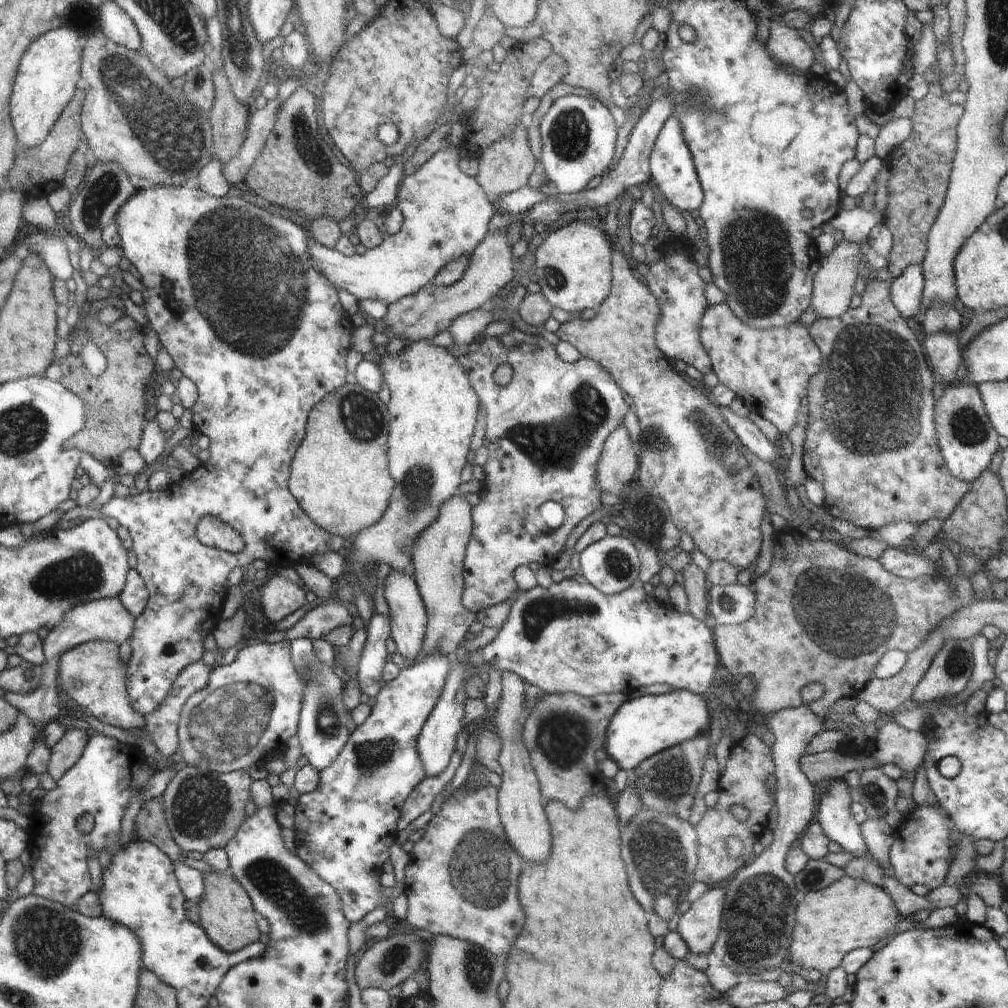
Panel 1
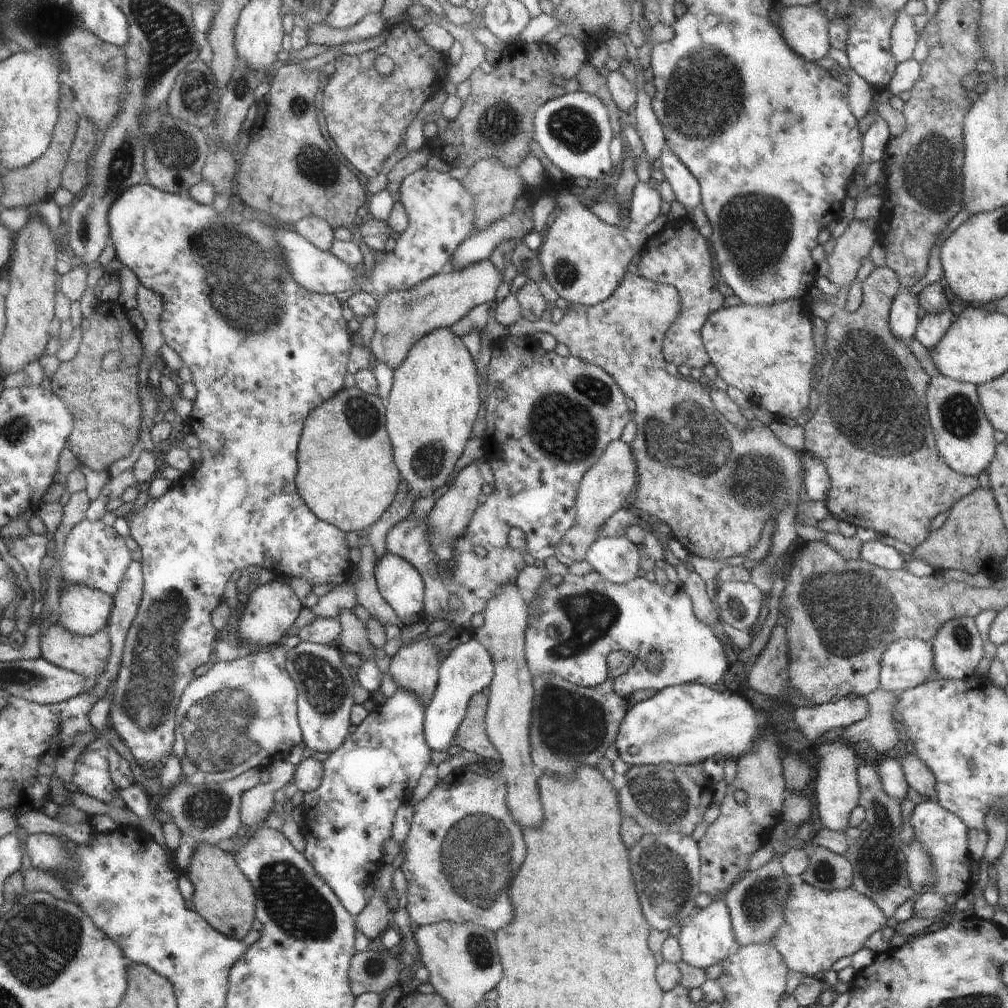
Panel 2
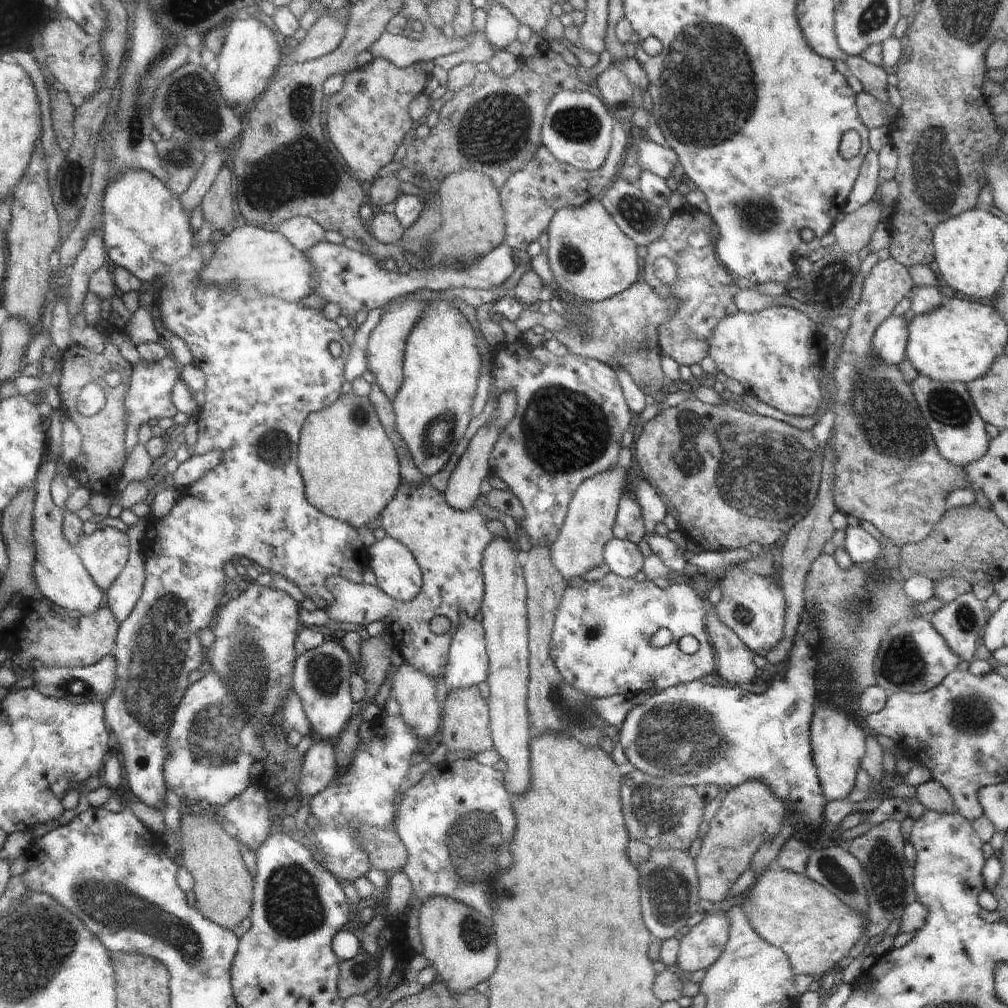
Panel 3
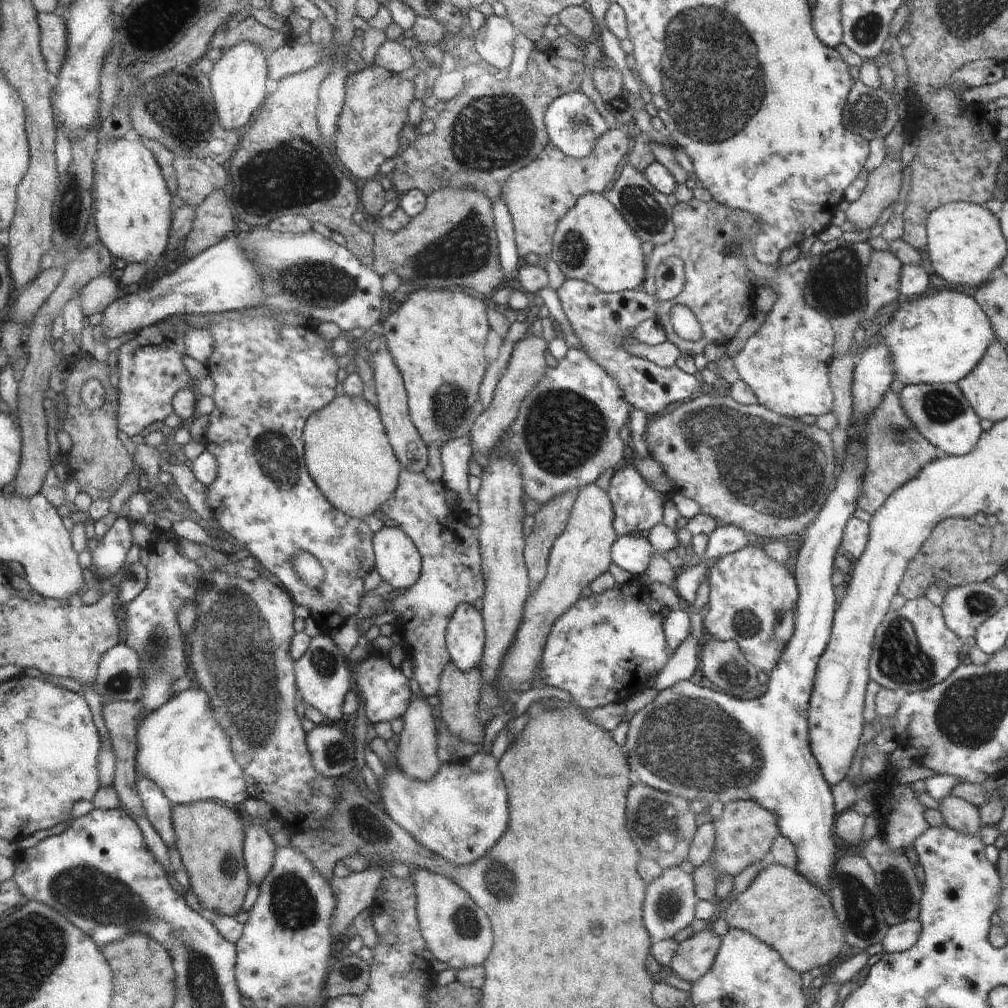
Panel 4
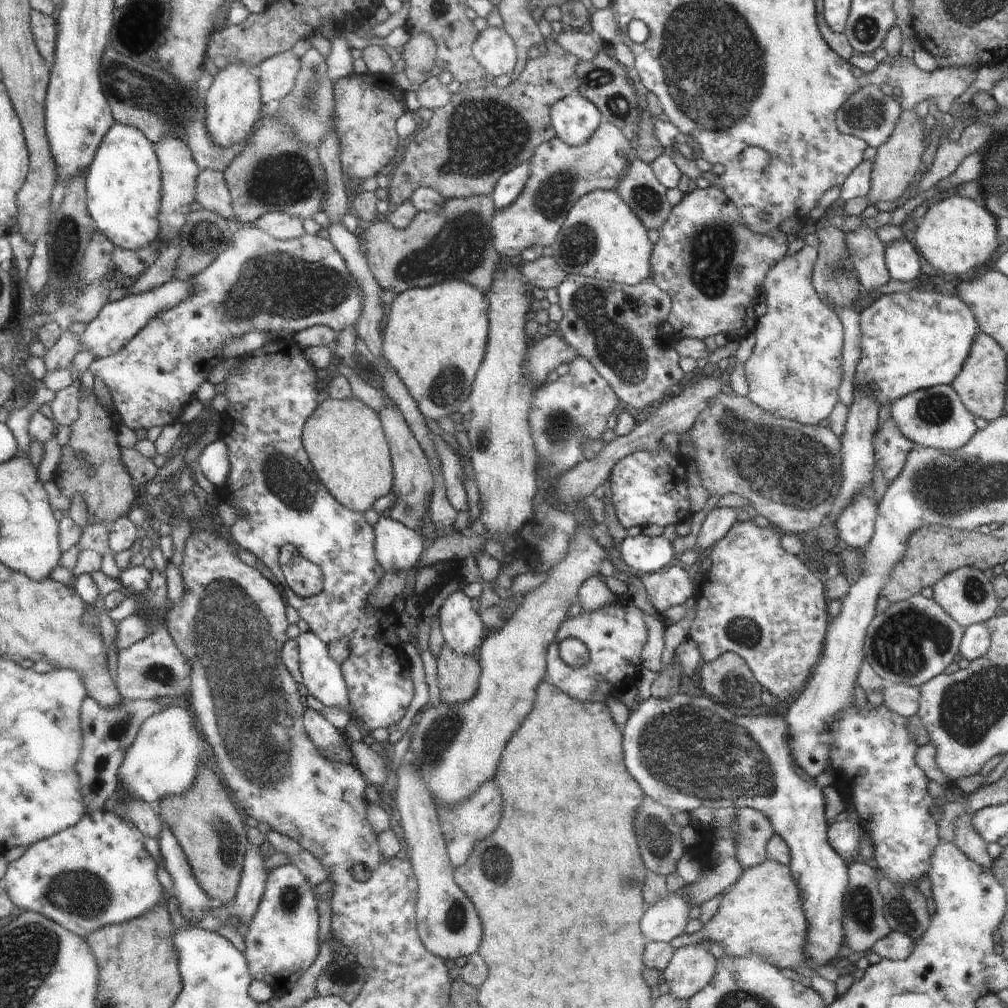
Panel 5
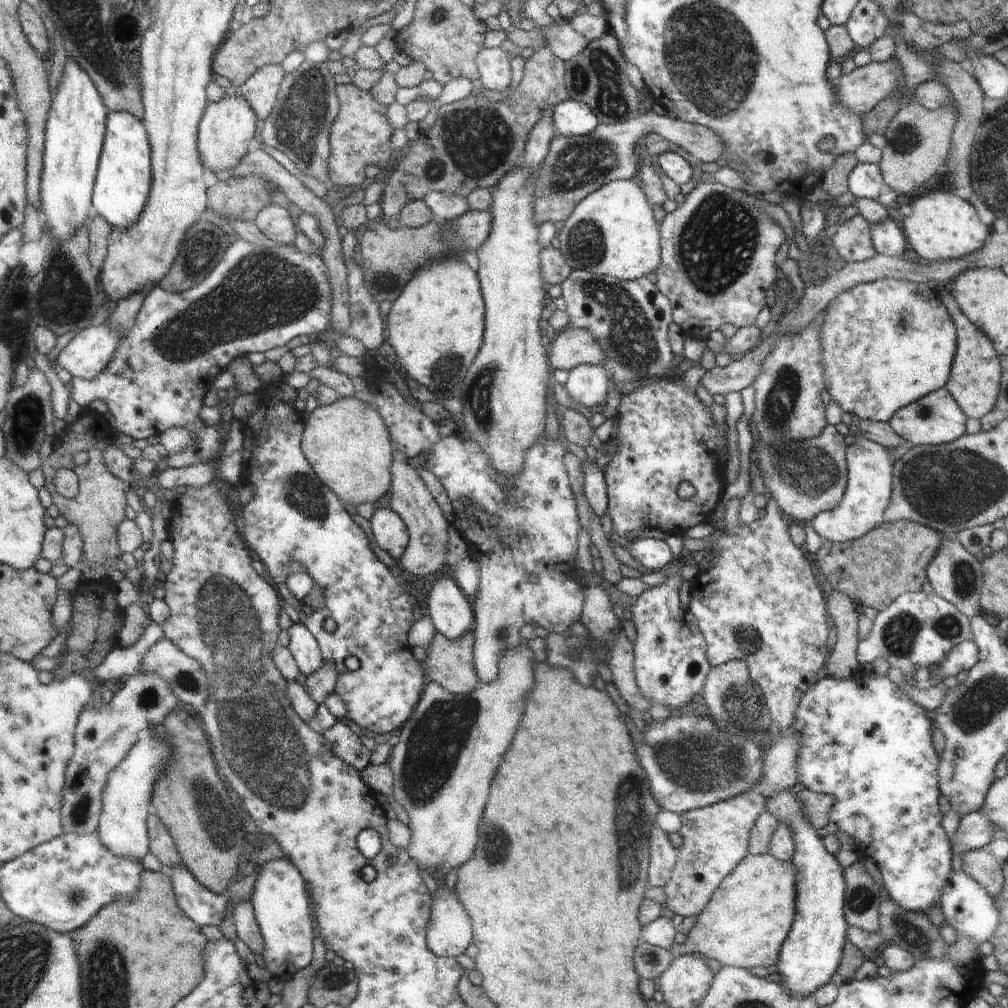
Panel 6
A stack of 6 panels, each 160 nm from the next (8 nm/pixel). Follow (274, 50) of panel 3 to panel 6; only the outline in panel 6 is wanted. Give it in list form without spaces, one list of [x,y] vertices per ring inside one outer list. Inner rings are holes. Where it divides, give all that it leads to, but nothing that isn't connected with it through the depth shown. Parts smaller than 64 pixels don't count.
[[[238,89],[228,90],[223,100],[211,102],[202,117],[197,145],[200,147],[201,159],[206,171],[225,176],[228,169],[236,167],[248,152],[248,144],[256,134],[256,117],[249,103],[240,97]]]

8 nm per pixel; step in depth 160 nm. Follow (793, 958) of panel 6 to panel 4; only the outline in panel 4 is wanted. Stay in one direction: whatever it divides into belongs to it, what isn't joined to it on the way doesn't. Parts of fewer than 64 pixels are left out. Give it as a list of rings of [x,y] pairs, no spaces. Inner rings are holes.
[[[879,340],[868,344],[860,357],[855,359],[853,379],[851,382],[853,396],[853,415],[847,428],[849,441],[843,456],[842,472],[838,474],[837,488],[830,494],[812,525],[803,535],[804,541],[798,556],[792,561],[796,586],[800,591],[797,600],[796,628],[778,666],[770,672],[767,692],[761,697],[741,700],[733,695],[699,687],[688,681],[680,681],[671,687],[660,690],[657,697],[639,710],[629,720],[626,741],[623,744],[631,754],[631,765],[641,783],[658,791],[668,792],[672,796],[684,797],[692,802],[696,799],[722,802],[727,805],[732,801],[754,801],[758,806],[769,810],[777,817],[780,836],[793,842],[797,851],[795,869],[821,891],[829,894],[831,877],[836,863],[836,846],[832,840],[834,826],[834,807],[830,786],[814,758],[809,742],[808,708],[810,693],[813,690],[813,678],[817,674],[816,660],[825,652],[829,644],[830,626],[836,610],[836,598],[832,590],[832,568],[834,556],[840,548],[842,530],[851,520],[863,493],[863,481],[867,467],[867,450],[864,438],[865,421],[873,410],[882,402],[886,391],[895,379],[893,357],[886,345]]]

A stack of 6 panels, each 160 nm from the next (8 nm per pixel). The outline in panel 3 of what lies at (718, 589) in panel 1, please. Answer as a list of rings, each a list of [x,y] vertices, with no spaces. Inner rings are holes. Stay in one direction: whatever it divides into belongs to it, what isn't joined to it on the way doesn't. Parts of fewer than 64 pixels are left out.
[[[740,564],[732,565],[720,575],[721,599],[713,609],[719,621],[731,628],[753,654],[766,656],[785,636],[786,601],[780,584],[775,577],[765,577],[743,569]]]

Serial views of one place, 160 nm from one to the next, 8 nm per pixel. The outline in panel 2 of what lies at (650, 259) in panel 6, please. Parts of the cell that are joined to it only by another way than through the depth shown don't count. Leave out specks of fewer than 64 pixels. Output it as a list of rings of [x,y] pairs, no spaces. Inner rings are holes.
[[[564,192],[557,198],[555,206],[556,219],[546,229],[544,242],[541,242],[538,251],[539,259],[545,280],[558,293],[559,297],[564,298],[570,303],[592,306],[608,300],[619,286],[622,284],[626,275],[629,275],[630,266],[634,266],[635,250],[642,250],[648,235],[641,229],[620,227],[608,224],[600,220],[596,214],[590,210],[590,206],[583,203],[579,195]]]

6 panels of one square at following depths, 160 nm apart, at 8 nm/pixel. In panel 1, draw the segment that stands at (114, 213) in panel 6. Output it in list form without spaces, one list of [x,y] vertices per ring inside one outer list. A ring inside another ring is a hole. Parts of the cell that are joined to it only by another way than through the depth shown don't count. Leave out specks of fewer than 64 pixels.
[[[170,185],[163,187],[152,187],[135,192],[120,208],[115,217],[115,225],[118,229],[120,247],[119,251],[134,265],[134,268],[140,272],[140,284],[142,286],[143,306],[148,324],[156,331],[161,346],[166,348],[169,357],[174,361],[184,377],[188,377],[197,386],[196,404],[192,406],[193,432],[205,434],[210,440],[210,457],[205,464],[199,465],[197,469],[187,476],[196,482],[194,492],[184,492],[180,486],[171,484],[168,488],[161,491],[144,491],[138,495],[128,496],[127,498],[113,497],[102,508],[103,516],[116,518],[120,526],[124,526],[130,533],[133,540],[133,550],[137,556],[136,570],[141,574],[142,580],[145,580],[146,588],[149,592],[146,608],[144,612],[135,618],[136,626],[133,628],[132,637],[127,642],[132,648],[130,660],[127,664],[127,682],[129,691],[129,701],[133,705],[133,711],[138,713],[146,722],[151,715],[157,712],[163,702],[169,696],[175,679],[188,665],[197,663],[202,654],[204,654],[204,642],[206,636],[213,632],[220,610],[222,610],[222,600],[226,592],[226,578],[228,572],[232,572],[236,566],[247,566],[257,558],[265,560],[270,568],[276,571],[286,567],[296,567],[303,563],[310,564],[315,555],[325,556],[329,549],[328,541],[330,533],[319,527],[307,515],[303,508],[296,502],[294,496],[288,488],[288,477],[290,476],[291,462],[294,458],[294,452],[297,451],[298,444],[306,434],[307,420],[310,409],[320,402],[326,394],[330,394],[341,388],[346,382],[346,356],[350,352],[350,332],[352,332],[352,320],[344,314],[338,294],[332,288],[329,279],[327,279],[315,265],[311,262],[309,255],[309,242],[304,236],[304,228],[292,224],[290,220],[282,216],[274,216],[271,210],[265,210],[253,205],[247,201],[246,197],[240,197],[237,192],[227,194],[225,197],[213,197],[196,188],[182,188],[182,186]],[[206,514],[214,518],[220,518],[224,524],[229,524],[238,530],[240,536],[244,539],[244,549],[239,553],[232,553],[216,547],[207,547],[198,541],[196,537],[196,525]]]

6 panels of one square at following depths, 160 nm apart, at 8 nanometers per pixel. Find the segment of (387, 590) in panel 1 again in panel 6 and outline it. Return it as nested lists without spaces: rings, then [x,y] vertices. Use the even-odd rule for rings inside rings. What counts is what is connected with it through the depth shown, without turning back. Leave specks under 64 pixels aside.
[[[381,507],[369,519],[374,540],[394,559],[398,560],[409,544],[409,529],[395,510]]]

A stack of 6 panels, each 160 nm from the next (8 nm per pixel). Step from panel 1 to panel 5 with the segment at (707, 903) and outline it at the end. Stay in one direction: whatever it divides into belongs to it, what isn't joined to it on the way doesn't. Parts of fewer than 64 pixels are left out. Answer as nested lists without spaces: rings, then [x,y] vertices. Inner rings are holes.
[[[702,944],[676,949],[662,972],[662,981],[676,998],[688,1000],[700,993],[715,977],[717,962]]]

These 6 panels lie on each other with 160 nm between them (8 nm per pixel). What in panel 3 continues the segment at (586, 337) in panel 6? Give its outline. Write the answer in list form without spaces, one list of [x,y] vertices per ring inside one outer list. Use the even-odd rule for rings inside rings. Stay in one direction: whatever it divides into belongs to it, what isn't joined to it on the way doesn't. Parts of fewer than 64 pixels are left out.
[[[506,391],[504,394],[500,394],[497,400],[497,406],[493,419],[489,423],[486,423],[484,427],[478,429],[474,437],[468,443],[467,449],[462,453],[462,456],[457,462],[456,468],[450,475],[445,494],[445,501],[456,510],[467,511],[473,508],[474,502],[480,496],[480,484],[484,482],[484,479],[488,478],[489,472],[489,458],[490,453],[497,444],[498,437],[505,430],[505,427],[509,425],[509,422],[515,417],[517,412],[517,396],[514,391]]]

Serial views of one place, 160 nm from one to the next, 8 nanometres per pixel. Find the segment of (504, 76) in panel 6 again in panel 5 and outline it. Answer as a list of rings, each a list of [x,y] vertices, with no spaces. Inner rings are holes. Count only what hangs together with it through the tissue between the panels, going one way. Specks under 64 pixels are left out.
[[[489,26],[480,32],[472,45],[472,54],[494,78],[512,74],[517,61],[514,41],[504,28]]]

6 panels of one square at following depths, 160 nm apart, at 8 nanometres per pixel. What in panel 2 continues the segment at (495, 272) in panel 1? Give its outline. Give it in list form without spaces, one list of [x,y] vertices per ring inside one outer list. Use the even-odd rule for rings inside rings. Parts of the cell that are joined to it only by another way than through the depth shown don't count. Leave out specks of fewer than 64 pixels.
[[[488,258],[461,271],[447,269],[411,286],[407,291],[390,289],[380,298],[380,305],[374,314],[376,330],[369,344],[373,362],[384,362],[393,370],[398,368],[409,350],[431,330],[450,329],[478,304],[489,303],[500,280],[502,273]]]

